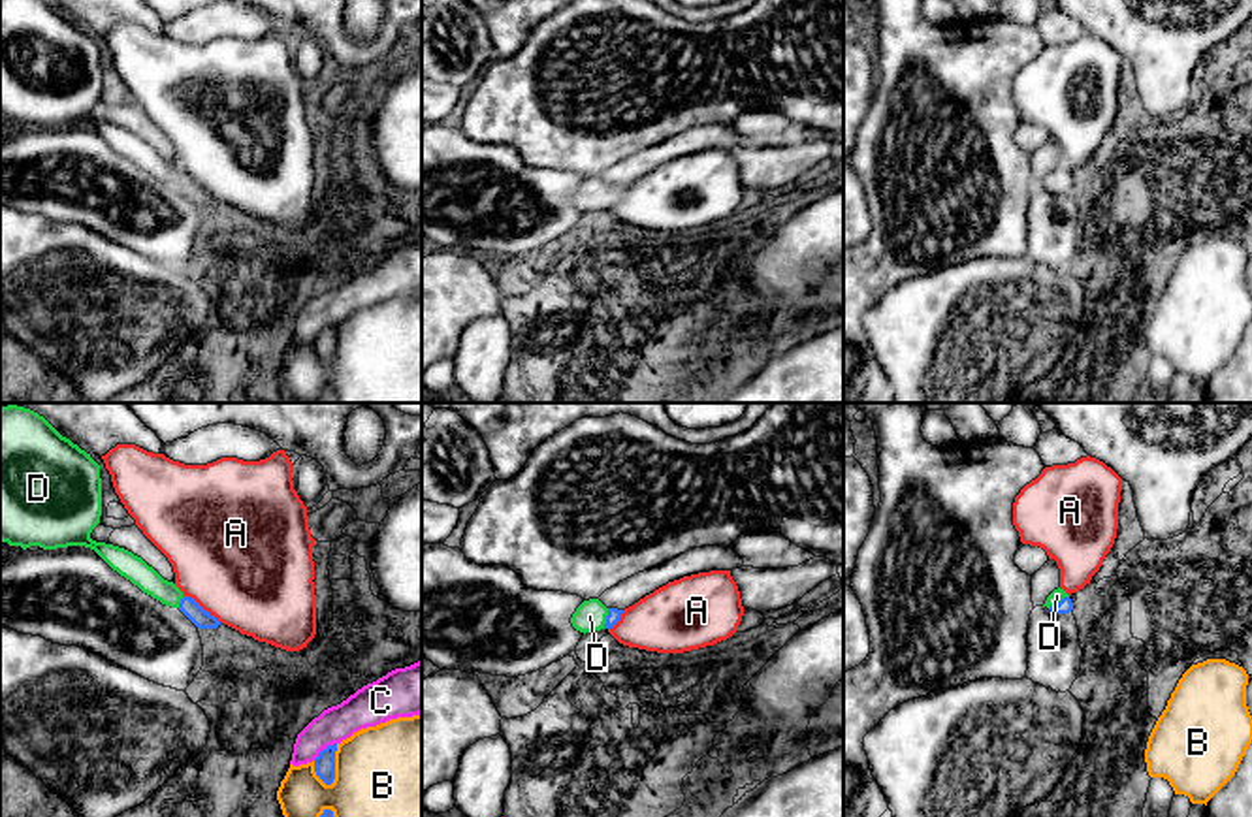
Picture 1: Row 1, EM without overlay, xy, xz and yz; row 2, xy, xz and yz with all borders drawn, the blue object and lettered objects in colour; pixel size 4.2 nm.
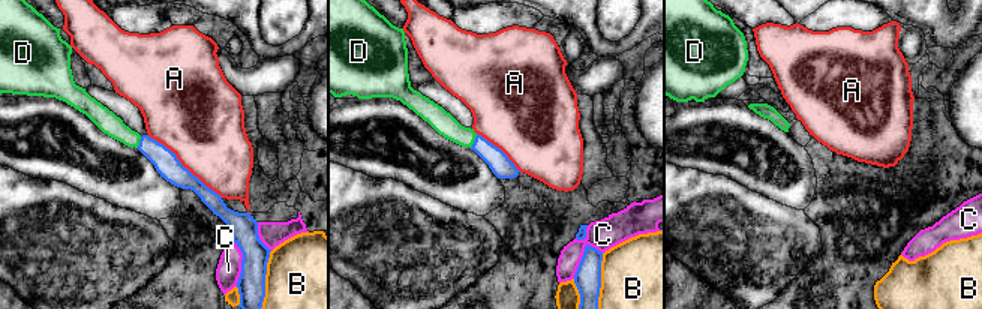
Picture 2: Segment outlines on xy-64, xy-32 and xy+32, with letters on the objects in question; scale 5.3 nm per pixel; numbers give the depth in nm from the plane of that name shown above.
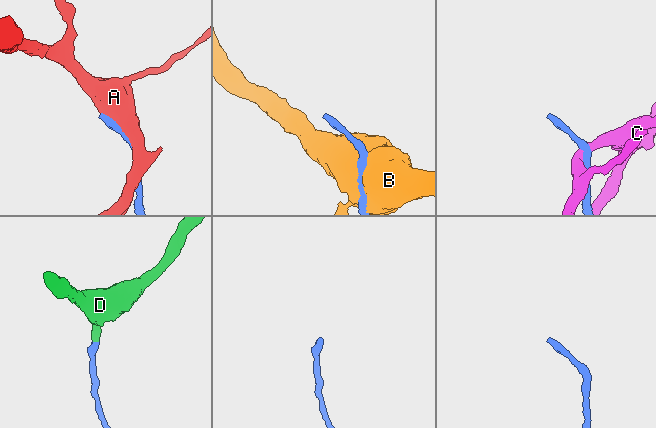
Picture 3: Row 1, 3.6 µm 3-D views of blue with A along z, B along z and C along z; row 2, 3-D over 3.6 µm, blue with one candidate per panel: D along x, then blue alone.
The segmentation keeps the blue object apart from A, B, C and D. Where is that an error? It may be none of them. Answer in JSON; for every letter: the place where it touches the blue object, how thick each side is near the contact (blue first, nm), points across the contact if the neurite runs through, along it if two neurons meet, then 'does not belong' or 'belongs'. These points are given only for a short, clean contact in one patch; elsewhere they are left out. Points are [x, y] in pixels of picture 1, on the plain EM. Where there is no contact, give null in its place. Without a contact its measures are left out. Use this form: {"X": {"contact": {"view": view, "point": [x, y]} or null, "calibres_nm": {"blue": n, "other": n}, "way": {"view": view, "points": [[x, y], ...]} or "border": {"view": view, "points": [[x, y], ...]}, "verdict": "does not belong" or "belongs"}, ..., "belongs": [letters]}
{"A": {"contact": {"view": "xy", "point": [202, 187]}, "calibres_nm": {"blue": 80, "other": 500}, "verdict": "does not belong"}, "B": {"contact": {"view": "xy", "point": [334, 345]}, "calibres_nm": {"blue": 100, "other": 480}, "verdict": "does not belong"}, "C": {"contact": {"view": "xy", "point": [326, 326]}, "calibres_nm": {"blue": 100, "other": 170}, "border": {"view": "xy", "points": [[336, 320], [328, 322], [313, 337]]}, "verdict": "does not belong"}, "D": {"contact": {"view": "xz", "point": [607, 196]}, "calibres_nm": {"blue": 60, "other": 140}, "way": {"view": "xz", "points": [[614, 192], [607, 196], [590, 194]]}, "verdict": "belongs"}, "belongs": ["D"]}

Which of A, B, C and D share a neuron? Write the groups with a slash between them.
A / B / C / D

